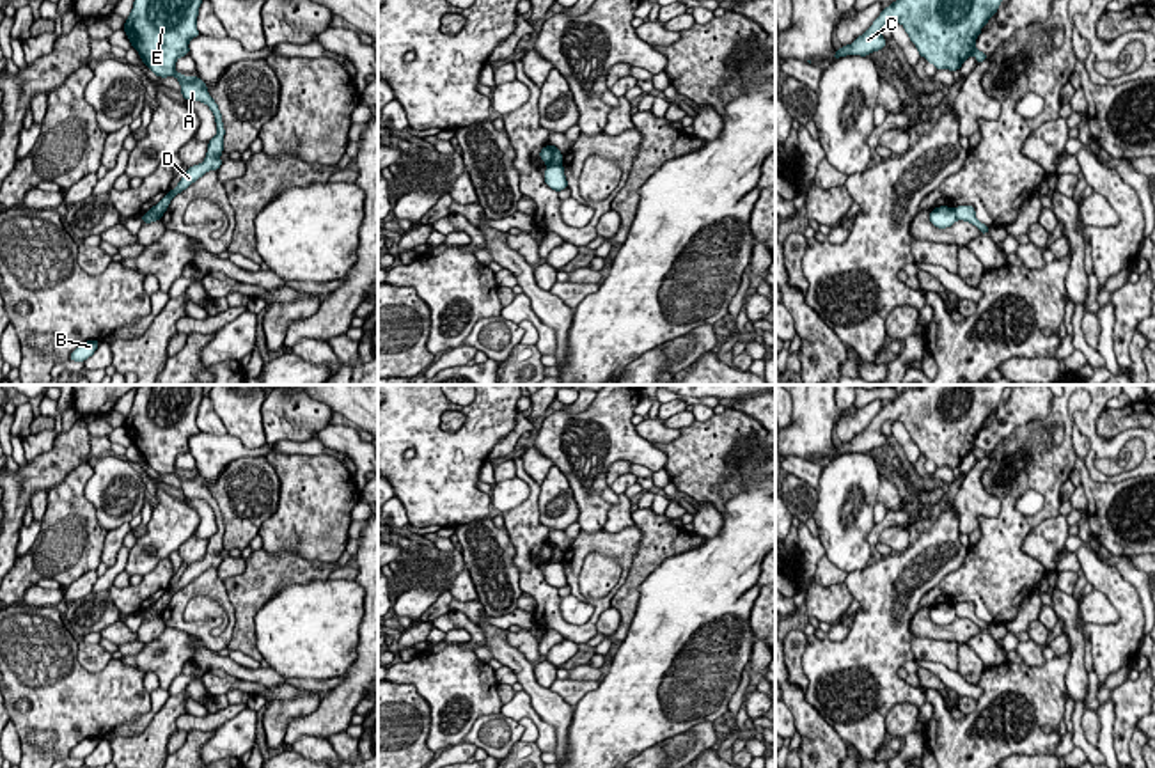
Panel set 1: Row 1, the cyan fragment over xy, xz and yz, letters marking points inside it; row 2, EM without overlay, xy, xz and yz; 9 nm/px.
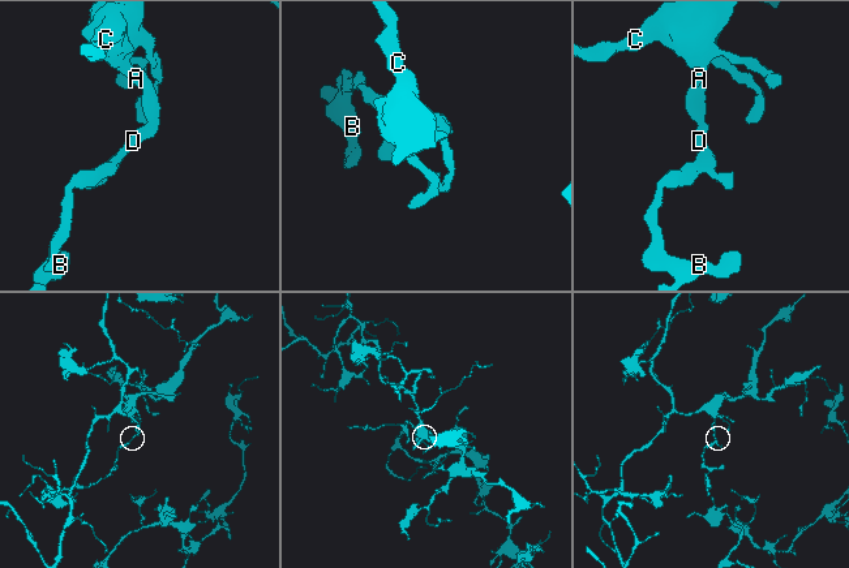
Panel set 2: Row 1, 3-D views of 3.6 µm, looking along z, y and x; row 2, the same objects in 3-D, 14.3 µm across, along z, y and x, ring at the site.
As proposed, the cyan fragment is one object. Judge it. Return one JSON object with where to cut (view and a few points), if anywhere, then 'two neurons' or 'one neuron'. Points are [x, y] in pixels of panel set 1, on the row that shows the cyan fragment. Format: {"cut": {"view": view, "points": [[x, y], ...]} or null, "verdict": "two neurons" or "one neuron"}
{"cut": {"view": "xz", "points": [[561, 164], [547, 167]]}, "verdict": "two neurons"}

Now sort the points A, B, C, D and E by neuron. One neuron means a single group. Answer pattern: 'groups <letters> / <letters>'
groups A C D E / B

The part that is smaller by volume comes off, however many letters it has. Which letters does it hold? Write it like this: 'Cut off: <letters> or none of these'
Cut off: B

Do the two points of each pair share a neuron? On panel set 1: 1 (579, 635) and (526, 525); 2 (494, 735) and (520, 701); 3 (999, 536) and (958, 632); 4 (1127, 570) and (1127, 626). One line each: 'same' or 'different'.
1: same
2: different
3: different
4: different

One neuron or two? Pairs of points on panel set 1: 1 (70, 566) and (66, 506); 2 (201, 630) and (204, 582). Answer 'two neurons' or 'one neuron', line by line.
1: one neuron
2: one neuron

